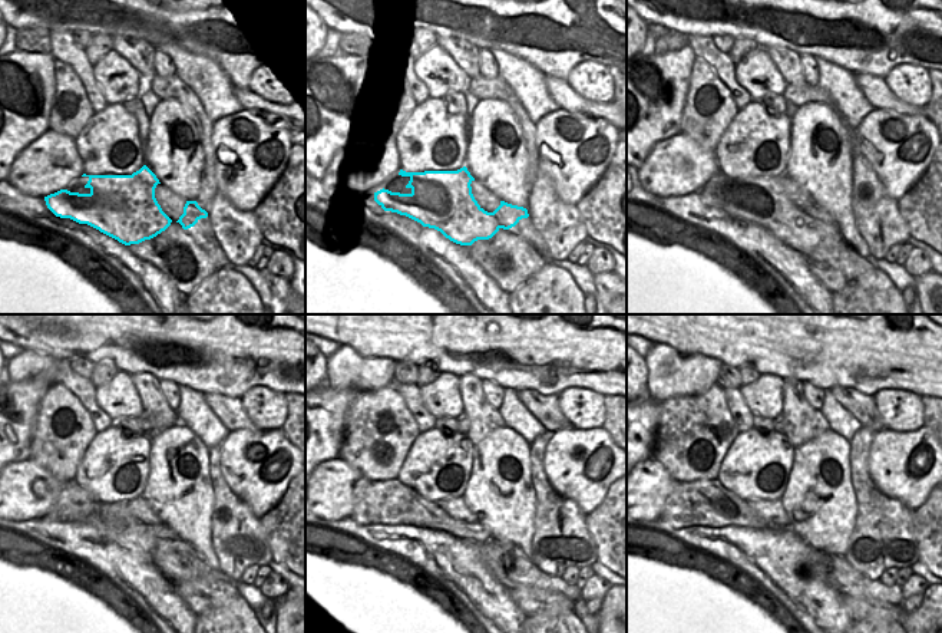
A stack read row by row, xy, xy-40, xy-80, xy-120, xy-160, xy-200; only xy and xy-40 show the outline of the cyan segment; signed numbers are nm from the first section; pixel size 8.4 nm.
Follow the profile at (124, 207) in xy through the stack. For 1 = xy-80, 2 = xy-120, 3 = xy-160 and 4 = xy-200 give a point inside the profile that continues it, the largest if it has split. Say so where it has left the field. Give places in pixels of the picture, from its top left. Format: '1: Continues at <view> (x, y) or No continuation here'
1: Continues at xy-80 (760, 200)
2: Continues at xy-120 (175, 559)
3: Continues at xy-160 (506, 561)
4: Continues at xy-200 (850, 582)

